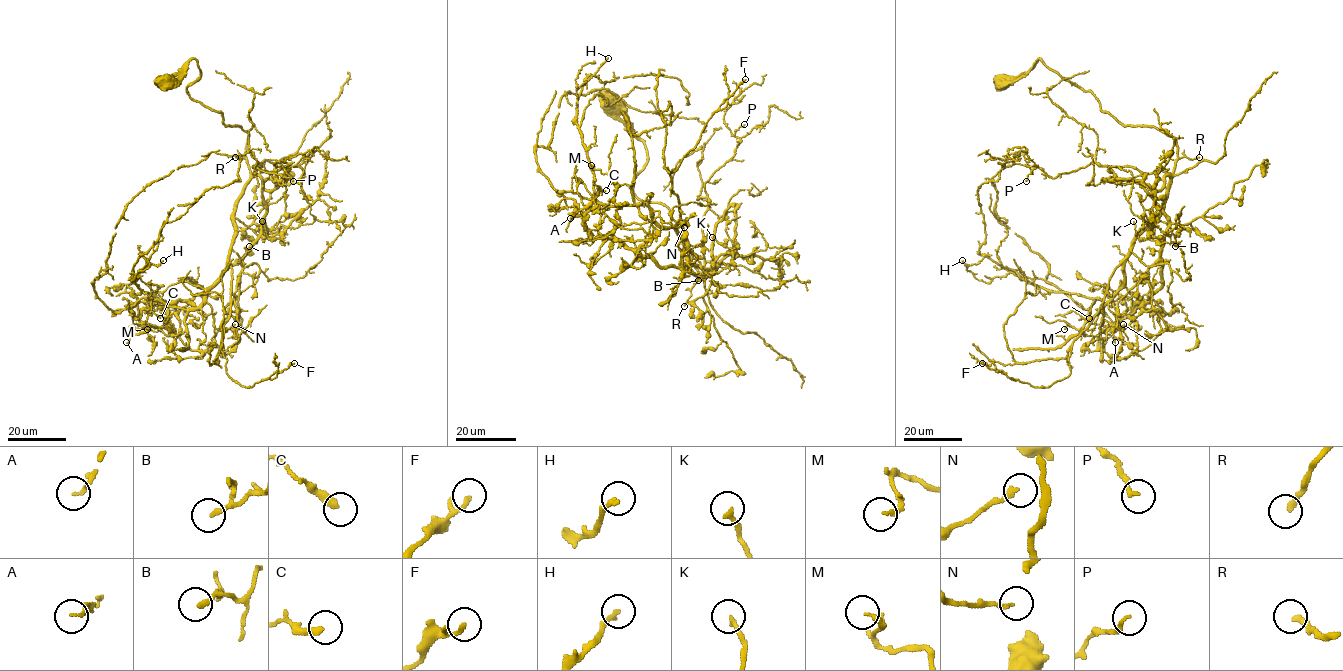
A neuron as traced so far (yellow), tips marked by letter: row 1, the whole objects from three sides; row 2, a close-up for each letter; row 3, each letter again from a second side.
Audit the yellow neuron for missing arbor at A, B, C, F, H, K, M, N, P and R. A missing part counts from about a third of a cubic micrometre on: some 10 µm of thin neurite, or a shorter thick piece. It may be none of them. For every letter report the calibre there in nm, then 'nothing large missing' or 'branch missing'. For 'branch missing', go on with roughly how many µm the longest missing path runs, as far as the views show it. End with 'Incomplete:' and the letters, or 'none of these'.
A: 140 nm | nothing large missing
B: 200 nm | nothing large missing
C: 320 nm | nothing large missing
F: 180 nm | nothing large missing
H: 220 nm | nothing large missing
K: 200 nm | nothing large missing
M: 170 nm | nothing large missing
N: 200 nm | nothing large missing
P: 200 nm | nothing large missing
R: 240 nm | branch missing | 90 µm
Incomplete: R

